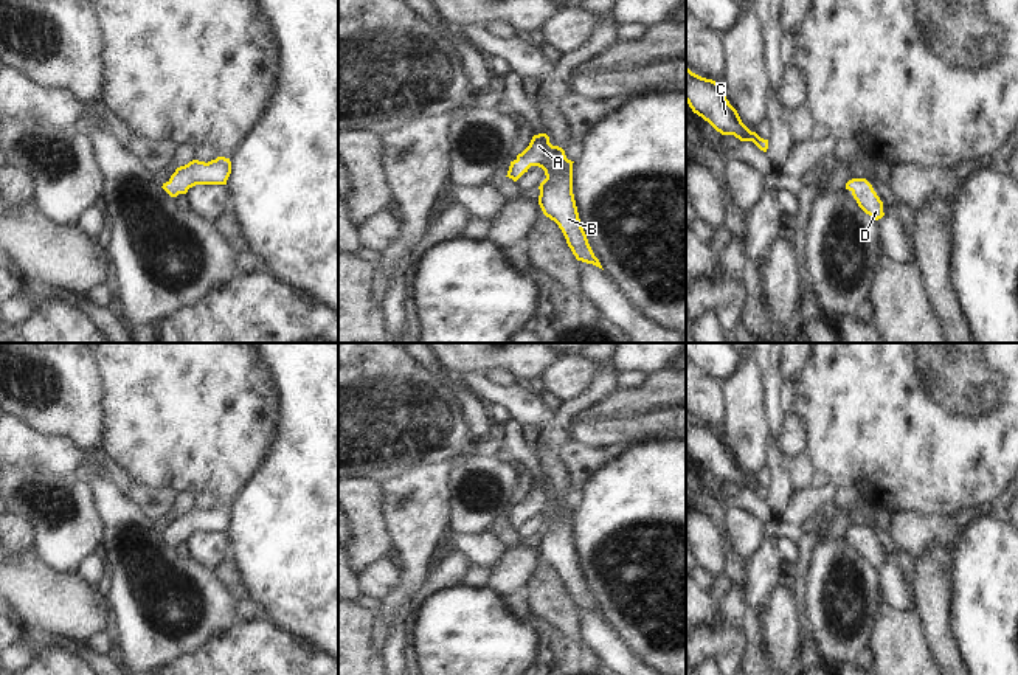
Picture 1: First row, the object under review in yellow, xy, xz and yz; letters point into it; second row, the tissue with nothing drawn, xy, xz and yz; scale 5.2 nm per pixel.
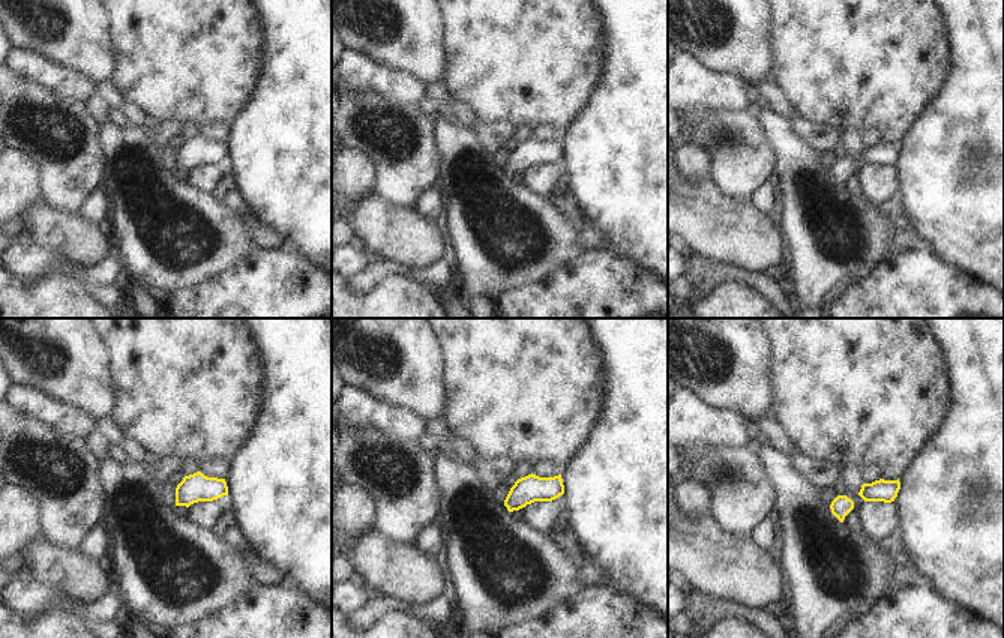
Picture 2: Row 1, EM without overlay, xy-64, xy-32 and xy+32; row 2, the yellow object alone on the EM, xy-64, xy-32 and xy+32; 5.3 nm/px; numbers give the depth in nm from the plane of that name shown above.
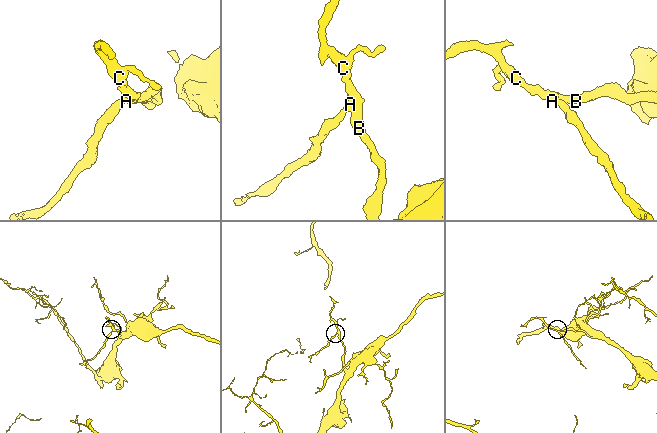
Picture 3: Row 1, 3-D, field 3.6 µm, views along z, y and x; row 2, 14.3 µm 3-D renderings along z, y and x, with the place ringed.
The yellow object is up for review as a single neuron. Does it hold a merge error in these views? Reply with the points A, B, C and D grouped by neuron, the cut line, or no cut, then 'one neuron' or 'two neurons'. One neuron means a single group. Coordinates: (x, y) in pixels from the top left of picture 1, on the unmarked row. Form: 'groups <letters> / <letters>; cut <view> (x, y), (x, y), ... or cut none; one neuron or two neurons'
groups A B C D; cut none; one neuron

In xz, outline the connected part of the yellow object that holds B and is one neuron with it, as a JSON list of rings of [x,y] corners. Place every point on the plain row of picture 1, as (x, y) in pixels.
[[[538,481],[534,483],[529,493],[511,509],[506,524],[517,529],[531,514],[542,515],[546,523],[538,534],[538,552],[543,562],[559,573],[577,608],[602,616],[579,566],[573,542],[573,511],[574,509],[566,506],[562,495],[549,490],[546,481]]]

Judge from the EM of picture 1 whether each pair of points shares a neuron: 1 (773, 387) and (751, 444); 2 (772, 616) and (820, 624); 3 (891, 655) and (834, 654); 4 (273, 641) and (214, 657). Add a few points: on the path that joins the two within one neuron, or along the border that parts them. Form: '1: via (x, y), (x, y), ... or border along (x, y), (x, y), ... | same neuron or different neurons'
1: border along (759, 370), (764, 379), (765, 418), (770, 432) | different neurons
2: border along (803, 623), (806, 629) | different neurons
3: border along (879, 609), (868, 644) | different neurons
4: via (259, 655), (228, 657) | same neuron

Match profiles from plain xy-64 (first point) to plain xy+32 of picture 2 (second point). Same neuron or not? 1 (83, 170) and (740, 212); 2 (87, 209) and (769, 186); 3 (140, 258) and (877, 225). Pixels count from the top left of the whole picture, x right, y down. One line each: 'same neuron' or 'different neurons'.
1: different neurons
2: same neuron
3: same neuron

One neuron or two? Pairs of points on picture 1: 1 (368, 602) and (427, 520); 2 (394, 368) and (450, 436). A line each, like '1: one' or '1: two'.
1: two
2: one

